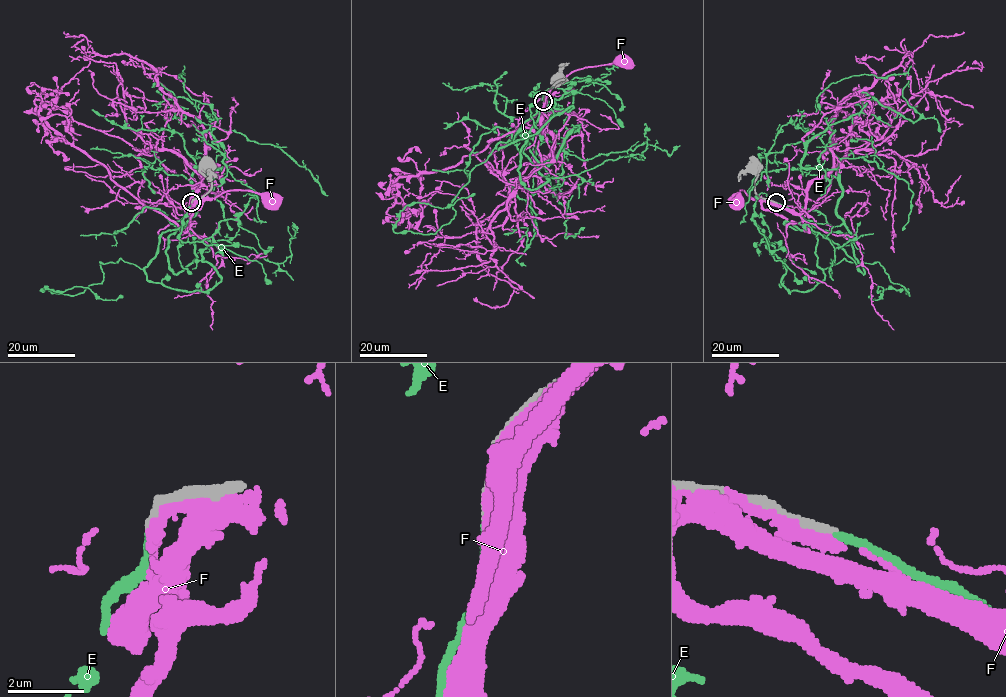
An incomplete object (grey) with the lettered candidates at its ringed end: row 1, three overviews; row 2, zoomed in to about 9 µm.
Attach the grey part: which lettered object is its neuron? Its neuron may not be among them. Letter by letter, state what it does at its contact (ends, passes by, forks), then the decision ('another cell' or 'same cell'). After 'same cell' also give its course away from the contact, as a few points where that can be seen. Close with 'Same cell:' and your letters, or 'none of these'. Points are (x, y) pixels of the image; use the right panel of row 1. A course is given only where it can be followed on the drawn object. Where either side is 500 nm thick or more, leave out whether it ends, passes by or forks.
E: it ends there; same cell; it runs (776, 202), (843, 224), (864, 274), (785, 223), (816, 235), (820, 268), (878, 262), (909, 296), (868, 296)
F: it passes by; another cell
Same cell: E

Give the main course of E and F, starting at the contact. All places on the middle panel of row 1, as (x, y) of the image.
E: (543, 101), (523, 153), (542, 185), (518, 171), (537, 110), (449, 222), (393, 229), (406, 205), (474, 193)
F: (545, 95), (572, 72), (610, 64), (618, 57), (623, 59)

